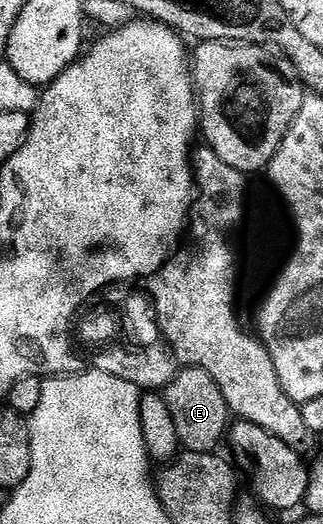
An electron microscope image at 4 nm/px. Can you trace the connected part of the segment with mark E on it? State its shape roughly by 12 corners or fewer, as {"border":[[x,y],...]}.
{"border":[[180,369],[165,387],[184,451],[210,454],[229,411],[209,372]]}

